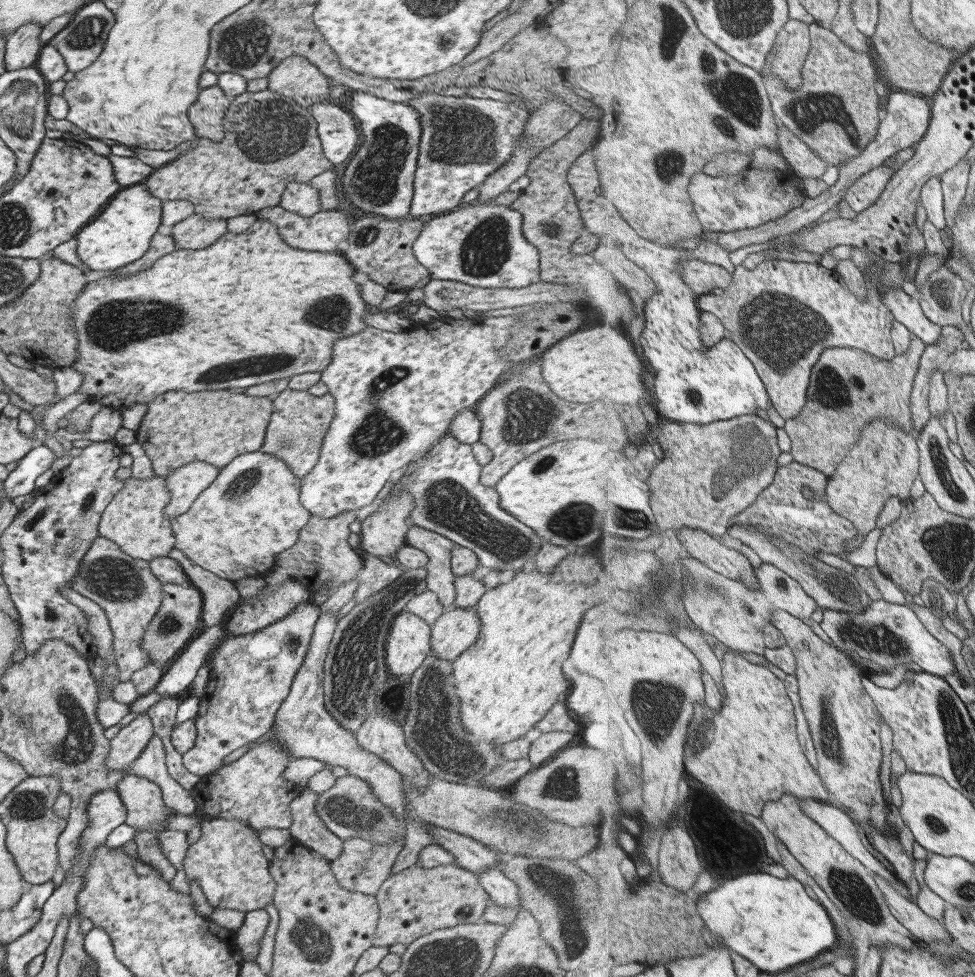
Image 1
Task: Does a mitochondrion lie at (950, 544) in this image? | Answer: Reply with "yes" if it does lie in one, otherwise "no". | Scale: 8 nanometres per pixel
yes

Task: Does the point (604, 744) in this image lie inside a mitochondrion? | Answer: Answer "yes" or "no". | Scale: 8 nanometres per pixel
no

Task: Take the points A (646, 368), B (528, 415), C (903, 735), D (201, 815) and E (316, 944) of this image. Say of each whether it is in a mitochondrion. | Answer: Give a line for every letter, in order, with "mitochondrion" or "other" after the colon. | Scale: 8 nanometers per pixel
A: other
B: mitochondrion
C: other
D: other
E: mitochondrion

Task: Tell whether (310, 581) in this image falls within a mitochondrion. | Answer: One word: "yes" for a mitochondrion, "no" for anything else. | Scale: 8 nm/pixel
no

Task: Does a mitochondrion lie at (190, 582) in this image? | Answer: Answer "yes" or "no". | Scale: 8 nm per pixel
no

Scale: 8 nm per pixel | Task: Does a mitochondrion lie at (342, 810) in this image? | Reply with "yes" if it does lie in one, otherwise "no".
yes

